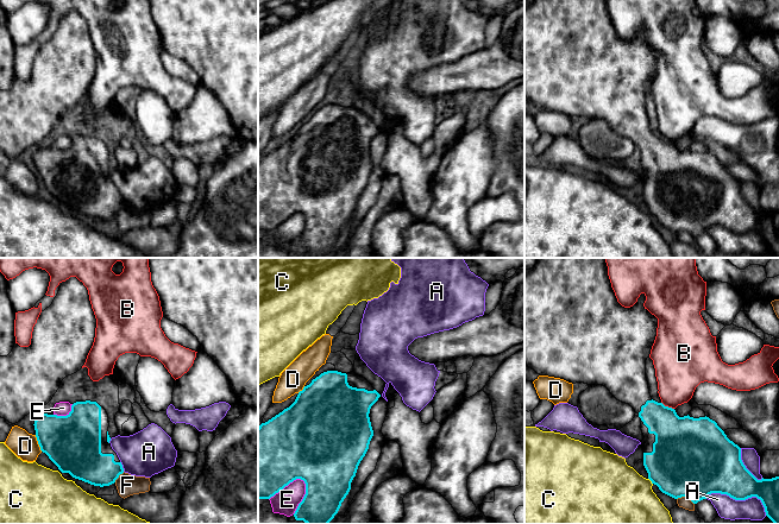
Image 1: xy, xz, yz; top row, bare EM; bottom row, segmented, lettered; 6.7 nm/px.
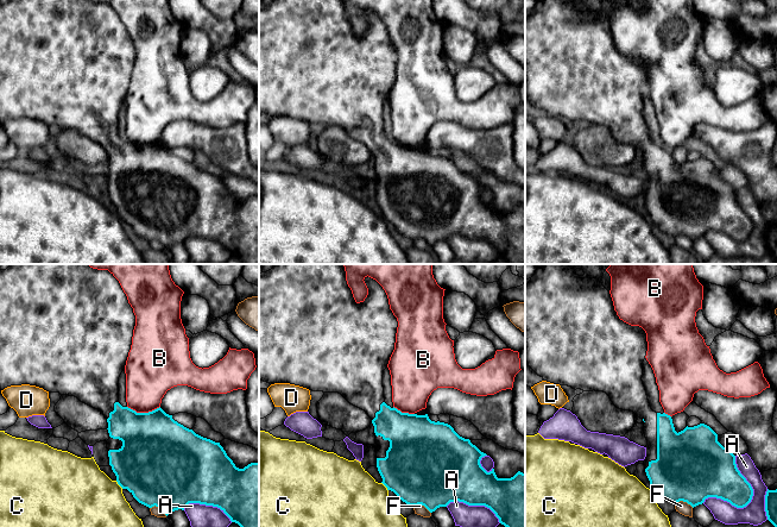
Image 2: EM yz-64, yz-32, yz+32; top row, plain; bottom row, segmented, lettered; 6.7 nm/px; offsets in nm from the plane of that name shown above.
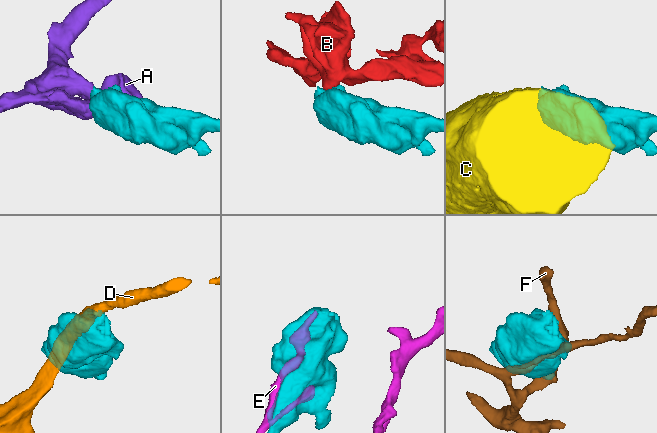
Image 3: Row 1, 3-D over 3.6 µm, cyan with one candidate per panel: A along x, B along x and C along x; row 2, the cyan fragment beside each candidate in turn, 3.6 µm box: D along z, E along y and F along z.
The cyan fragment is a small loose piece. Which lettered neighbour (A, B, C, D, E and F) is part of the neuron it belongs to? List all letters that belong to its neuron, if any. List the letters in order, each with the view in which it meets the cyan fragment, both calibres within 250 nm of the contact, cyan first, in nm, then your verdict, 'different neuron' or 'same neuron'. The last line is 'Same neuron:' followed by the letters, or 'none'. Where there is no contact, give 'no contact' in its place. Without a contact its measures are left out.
A: yz | 320/150 nm | different neuron
B: yz | 340/320 nm | different neuron
C: yz | 440/460 nm | different neuron
D: xy | 380/180 nm | different neuron
E: xz | 480/170 nm | different neuron
F: yz | 500/80 nm | different neuron
Same neuron: none

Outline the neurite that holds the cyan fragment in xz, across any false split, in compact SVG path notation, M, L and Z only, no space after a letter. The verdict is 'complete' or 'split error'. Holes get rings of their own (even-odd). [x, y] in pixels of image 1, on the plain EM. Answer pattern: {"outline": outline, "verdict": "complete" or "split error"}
{"outline": "M327 105L313 113L309 119L304 120L303 124L299 126L295 135L289 141L258 160L258 233L270 233L294 214L301 213L306 217L306 228L294 247L295 253L303 254L306 258L328 258L338 247L341 236L348 228L358 200L369 183L370 175L373 170L369 147L371 140L379 131L381 128L372 121L372 119L354 106L346 108L338 105Z", "verdict": "split error"}

